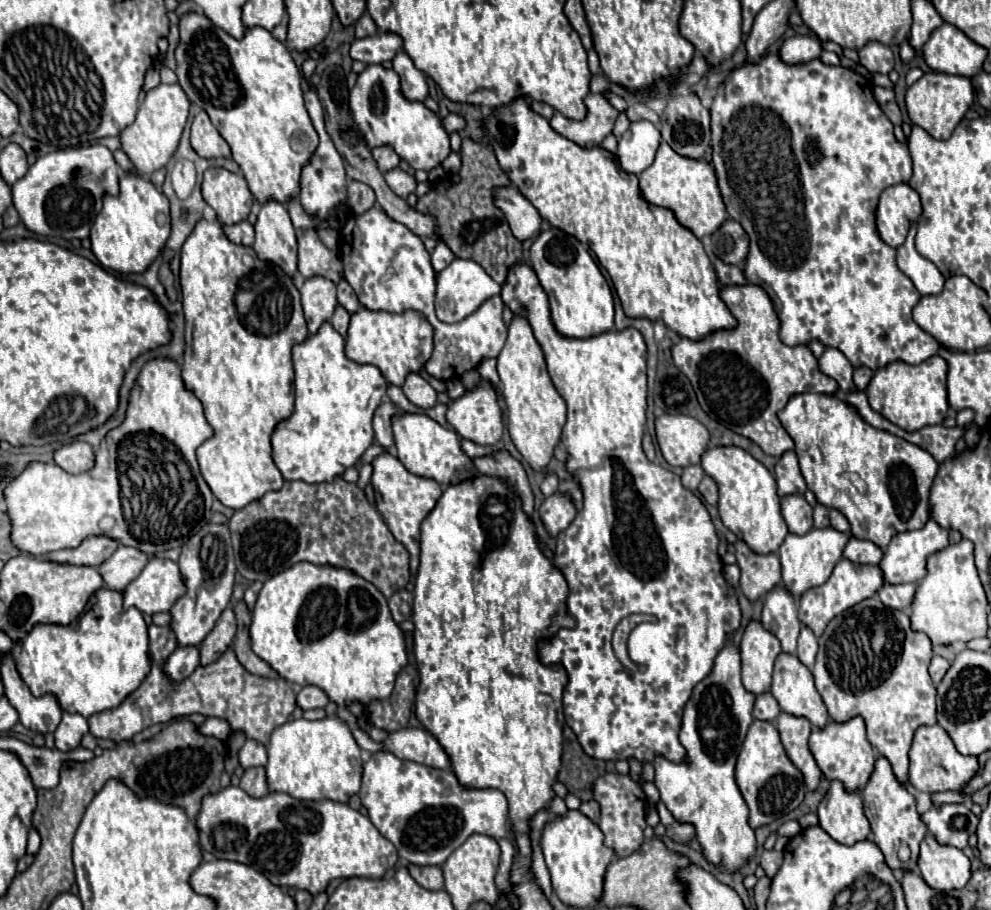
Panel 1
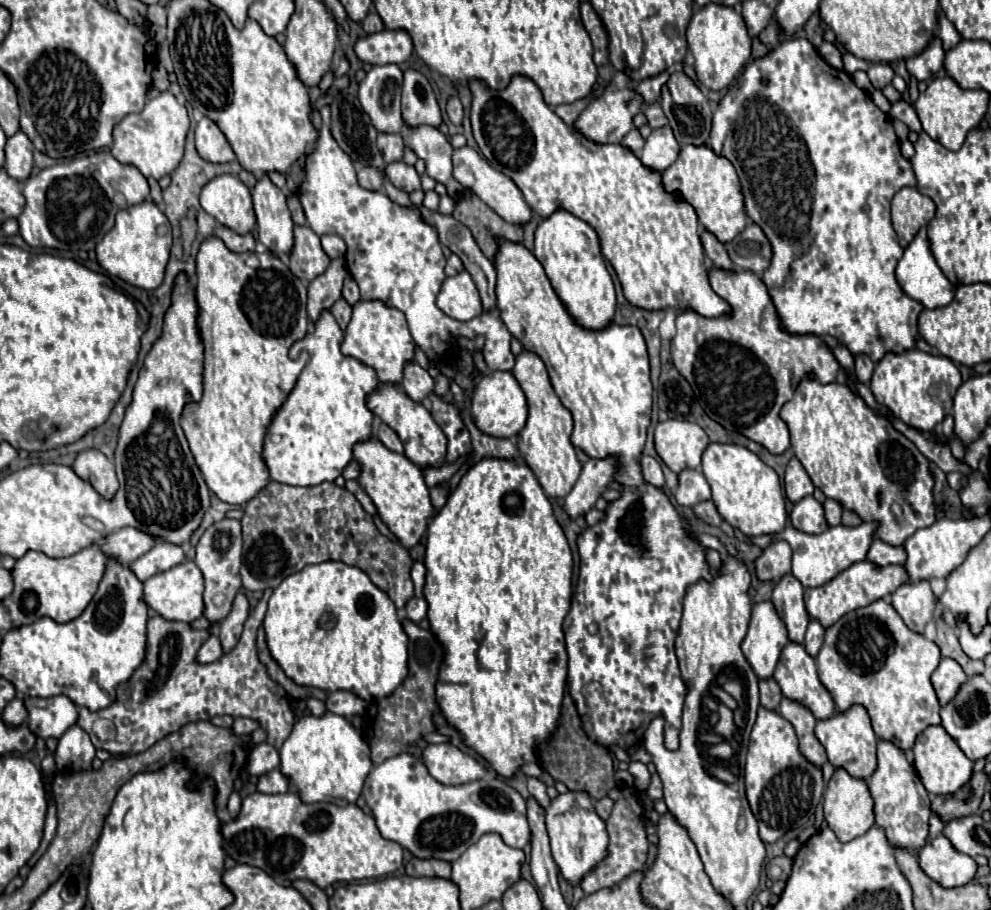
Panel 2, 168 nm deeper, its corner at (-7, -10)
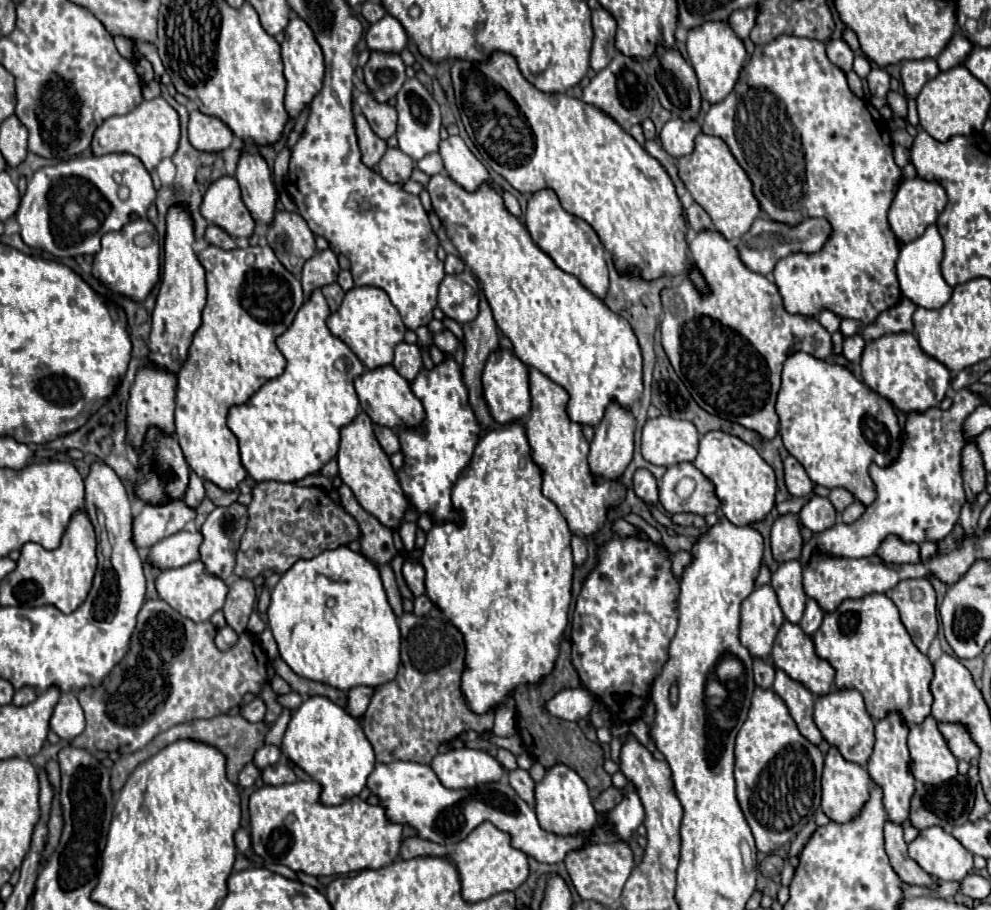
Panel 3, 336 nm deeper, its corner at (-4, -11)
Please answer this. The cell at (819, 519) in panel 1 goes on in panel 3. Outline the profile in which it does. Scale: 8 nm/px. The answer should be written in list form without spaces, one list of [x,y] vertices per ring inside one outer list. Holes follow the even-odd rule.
[[[835,487],[835,489],[831,489],[829,499],[831,499],[831,503],[835,505],[837,513],[843,513],[843,509],[849,507],[849,505],[855,501],[855,497],[853,497],[847,489],[843,489],[843,487]]]

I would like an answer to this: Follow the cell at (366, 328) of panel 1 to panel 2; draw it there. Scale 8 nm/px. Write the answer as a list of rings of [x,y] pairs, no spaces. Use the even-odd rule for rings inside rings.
[[[360,300],[352,310],[354,310],[352,320],[344,332],[342,354],[352,356],[364,362],[366,366],[374,368],[382,384],[400,386],[400,378],[404,376],[404,366],[414,360],[414,350],[416,350],[404,314],[396,308],[384,306],[382,302],[364,302],[364,300]]]

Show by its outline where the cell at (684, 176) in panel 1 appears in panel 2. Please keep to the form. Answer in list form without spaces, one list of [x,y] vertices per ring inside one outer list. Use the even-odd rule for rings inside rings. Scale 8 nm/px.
[[[682,146],[678,160],[668,170],[662,172],[662,184],[666,192],[678,194],[682,200],[686,200],[696,210],[704,230],[714,234],[722,244],[730,242],[744,230],[746,212],[736,170],[726,158],[716,156],[710,148]]]

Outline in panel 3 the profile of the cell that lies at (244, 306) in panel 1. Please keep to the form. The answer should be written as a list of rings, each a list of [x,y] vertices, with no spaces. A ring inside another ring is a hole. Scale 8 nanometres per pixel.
[[[209,245],[199,253],[199,261],[207,275],[207,305],[201,313],[201,327],[197,329],[197,335],[193,335],[193,343],[189,347],[189,359],[185,359],[181,371],[177,373],[175,433],[179,431],[179,445],[189,467],[201,479],[213,481],[217,487],[231,491],[247,477],[247,471],[241,465],[237,439],[227,427],[229,407],[245,403],[255,391],[259,391],[261,385],[283,373],[285,357],[277,349],[275,339],[293,323],[305,297],[301,291],[301,281],[281,265],[269,245],[231,251]],[[249,253],[255,255],[255,263],[248,261]]]

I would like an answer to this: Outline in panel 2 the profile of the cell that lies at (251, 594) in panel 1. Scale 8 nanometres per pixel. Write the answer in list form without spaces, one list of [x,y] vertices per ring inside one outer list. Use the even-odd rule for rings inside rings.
[[[264,596],[248,616],[236,648],[212,664],[198,664],[194,660],[200,644],[210,636],[208,630],[192,630],[186,622],[168,622],[160,616],[150,618],[146,658],[132,678],[118,688],[116,702],[98,712],[86,708],[78,710],[78,724],[90,734],[94,746],[108,750],[110,754],[140,754],[158,740],[180,730],[184,724],[228,714],[232,718],[240,716],[256,720],[268,734],[266,742],[280,750],[296,722],[296,716],[292,714],[284,688],[268,678],[266,668],[258,660],[256,636],[264,620],[266,602],[268,596]],[[98,718],[114,722],[116,738],[112,742],[100,742],[92,732],[92,724]]]

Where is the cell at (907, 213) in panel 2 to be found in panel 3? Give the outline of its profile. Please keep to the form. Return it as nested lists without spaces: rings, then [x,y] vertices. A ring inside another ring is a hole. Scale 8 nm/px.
[[[921,177],[903,181],[901,187],[897,189],[891,209],[889,209],[889,223],[891,223],[895,237],[903,243],[917,239],[917,235],[921,235],[921,231],[925,231],[925,227],[929,227],[937,221],[937,215],[945,209],[945,205],[947,205],[947,195],[945,195],[945,189],[941,187],[941,183],[927,181]]]

